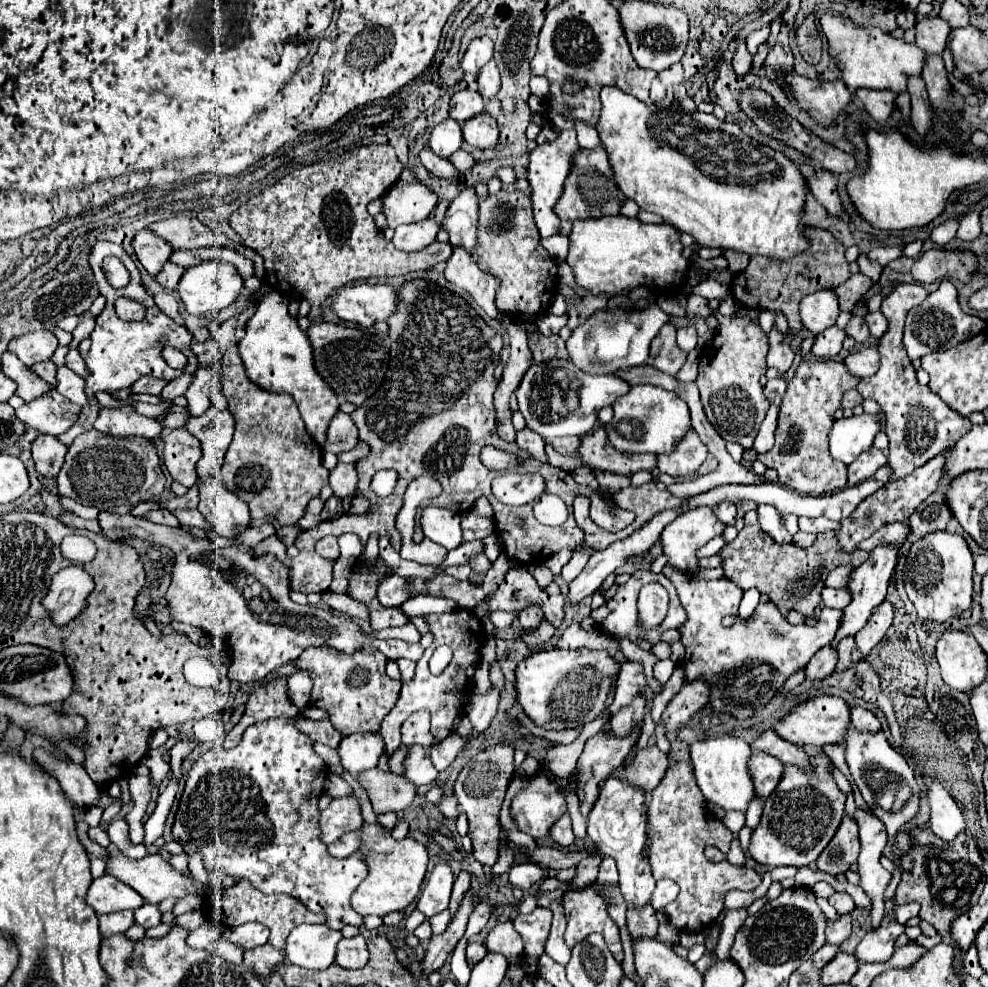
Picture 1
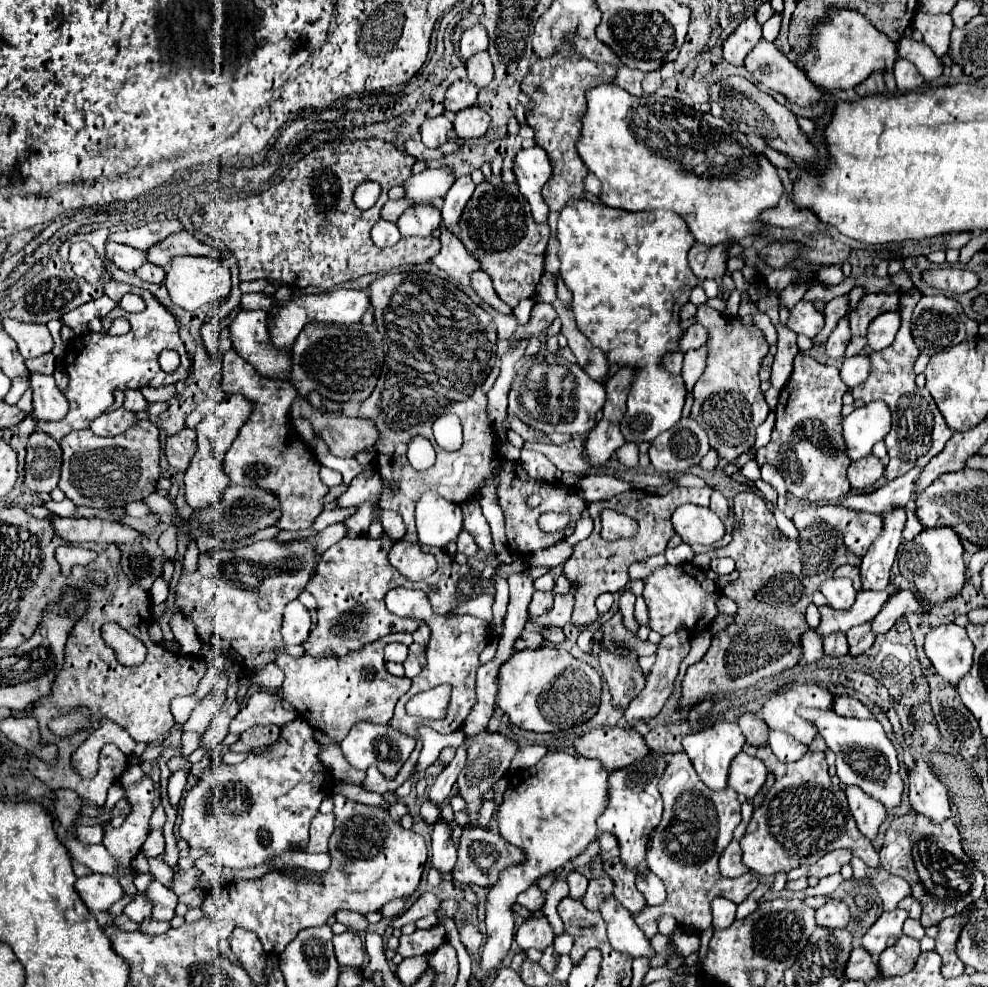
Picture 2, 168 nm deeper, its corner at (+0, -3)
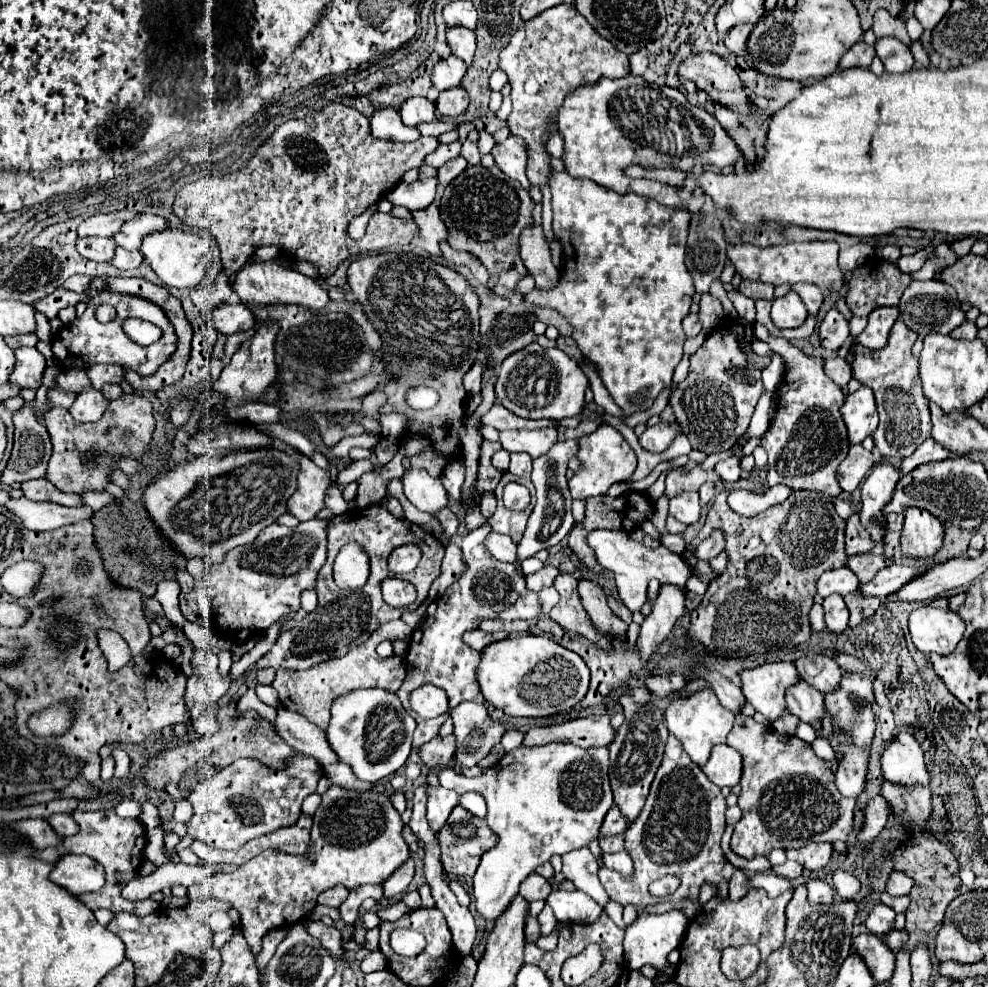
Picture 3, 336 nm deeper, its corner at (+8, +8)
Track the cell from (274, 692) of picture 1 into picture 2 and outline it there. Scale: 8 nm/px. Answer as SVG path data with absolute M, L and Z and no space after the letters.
M270 725L270 727L254 727L248 733L244 733L240 737L240 741L230 747L230 751L264 749L264 747L270 747L276 741L278 735L280 735L280 729L276 725Z

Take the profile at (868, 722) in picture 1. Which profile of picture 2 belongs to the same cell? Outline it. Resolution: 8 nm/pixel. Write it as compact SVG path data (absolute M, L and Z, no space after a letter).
M834 695L832 709L844 717L858 717L858 719L872 719L872 713L856 699L848 695Z

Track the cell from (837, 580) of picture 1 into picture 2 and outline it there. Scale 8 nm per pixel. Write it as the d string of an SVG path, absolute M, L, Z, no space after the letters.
M842 565L834 571L834 577L850 577L854 583L856 591L862 591L862 581L860 581L860 569L852 567L852 565Z

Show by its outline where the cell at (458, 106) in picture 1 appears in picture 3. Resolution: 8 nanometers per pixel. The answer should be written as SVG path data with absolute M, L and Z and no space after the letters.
M452 54L444 60L440 60L432 70L432 86L440 92L456 88L462 84L462 78L466 74L466 64L460 58L454 58Z

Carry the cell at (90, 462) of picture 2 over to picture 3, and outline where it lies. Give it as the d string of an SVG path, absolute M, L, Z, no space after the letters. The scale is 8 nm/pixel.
M124 394L120 400L112 400L106 414L94 424L76 422L72 414L66 412L68 410L54 408L44 414L44 426L54 446L46 478L60 492L104 492L112 482L112 472L118 468L116 458L138 460L152 444L156 420L152 416L152 404L140 394Z

